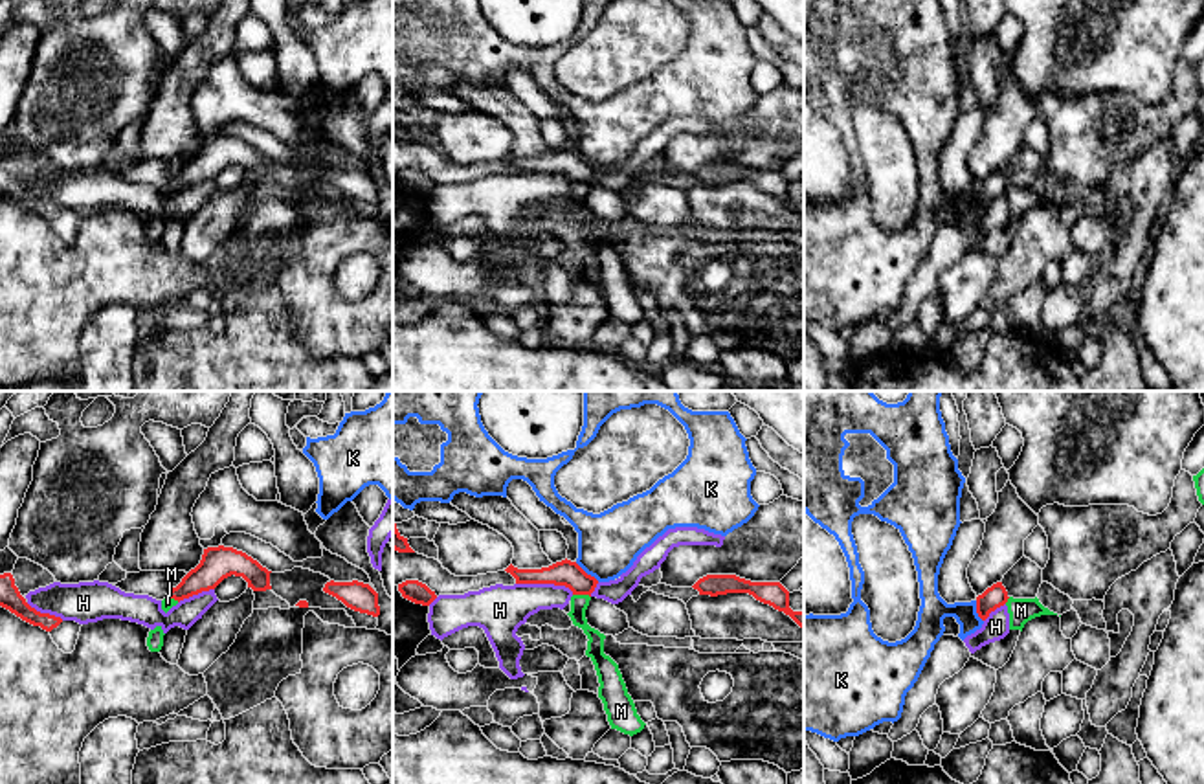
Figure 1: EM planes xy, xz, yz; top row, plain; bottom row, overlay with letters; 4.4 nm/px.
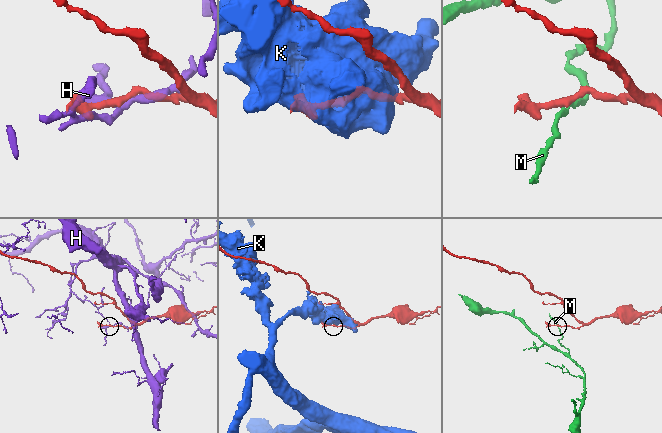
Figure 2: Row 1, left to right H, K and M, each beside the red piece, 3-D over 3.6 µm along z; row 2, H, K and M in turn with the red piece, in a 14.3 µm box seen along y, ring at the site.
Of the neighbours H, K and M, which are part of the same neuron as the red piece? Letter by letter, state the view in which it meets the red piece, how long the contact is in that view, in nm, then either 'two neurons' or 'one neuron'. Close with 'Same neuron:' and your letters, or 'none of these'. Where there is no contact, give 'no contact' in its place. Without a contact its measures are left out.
H: meets red in xz; contact 260 nm long; two neurons
K: meets red in xz; contact 140 nm long; two neurons
M: meets red in xz; contact 80 nm long; two neurons
Same neuron: none of these

